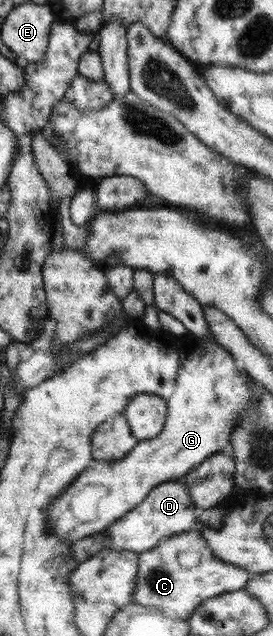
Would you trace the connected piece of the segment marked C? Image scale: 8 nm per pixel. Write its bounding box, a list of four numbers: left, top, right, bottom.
[134,531,251,620]

